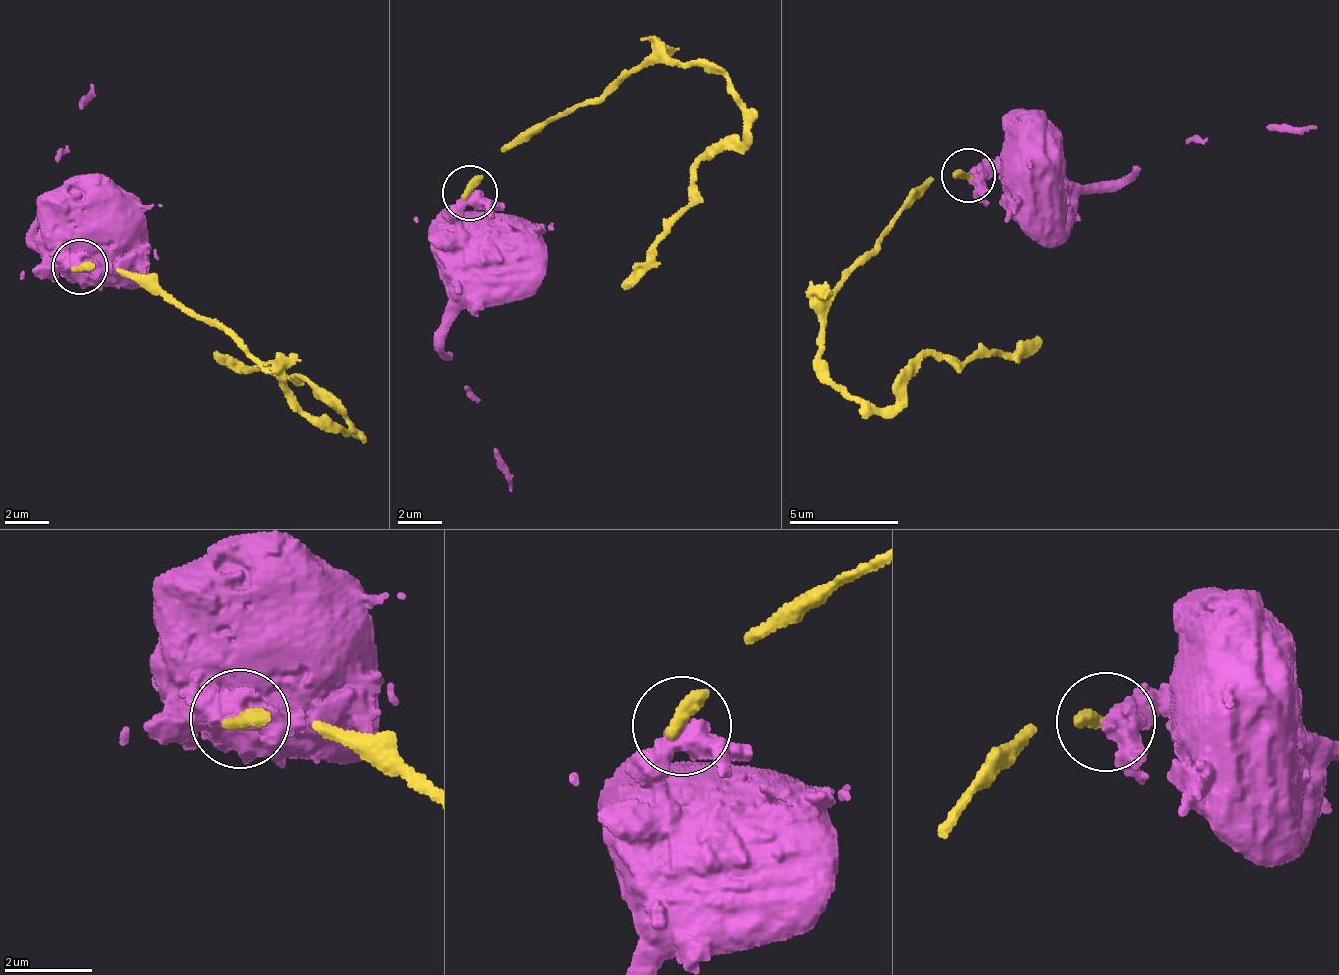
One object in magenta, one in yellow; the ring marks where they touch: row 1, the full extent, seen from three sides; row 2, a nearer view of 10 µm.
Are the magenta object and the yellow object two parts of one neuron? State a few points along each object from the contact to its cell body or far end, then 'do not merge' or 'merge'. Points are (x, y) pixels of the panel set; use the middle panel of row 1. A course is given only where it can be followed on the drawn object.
magenta via (468, 195), (463, 220), (501, 249) | yellow via (468, 195), (612, 85), (661, 61), (713, 67), (743, 101), (745, 141), (697, 164), (656, 260), (622, 290) | do not merge

